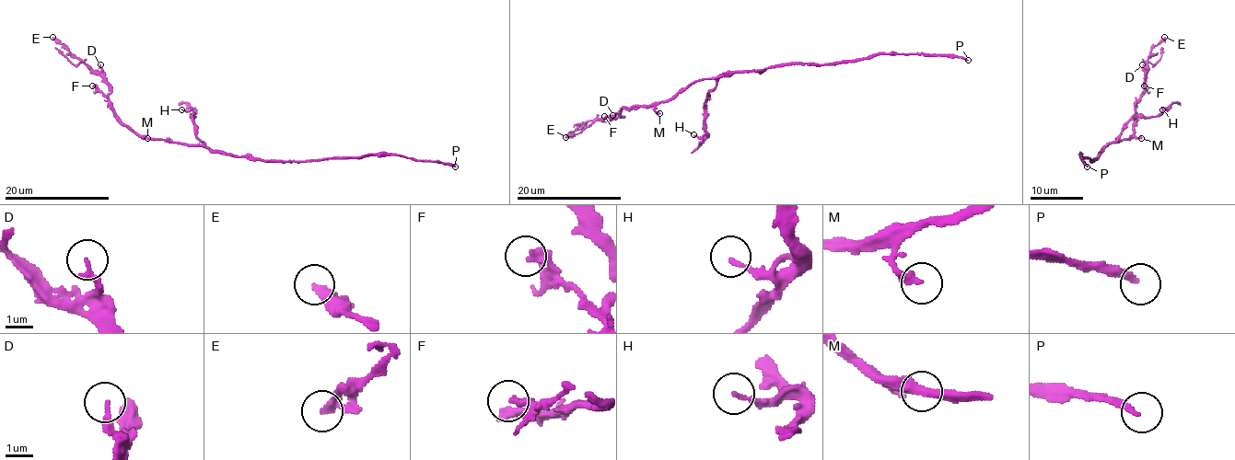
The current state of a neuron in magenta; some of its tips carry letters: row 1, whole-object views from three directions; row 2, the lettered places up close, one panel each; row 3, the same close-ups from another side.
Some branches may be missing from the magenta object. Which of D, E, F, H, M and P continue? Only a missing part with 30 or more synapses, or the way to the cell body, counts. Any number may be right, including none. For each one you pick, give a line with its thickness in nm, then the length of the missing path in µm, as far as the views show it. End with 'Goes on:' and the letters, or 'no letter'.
Goes on: no letter

